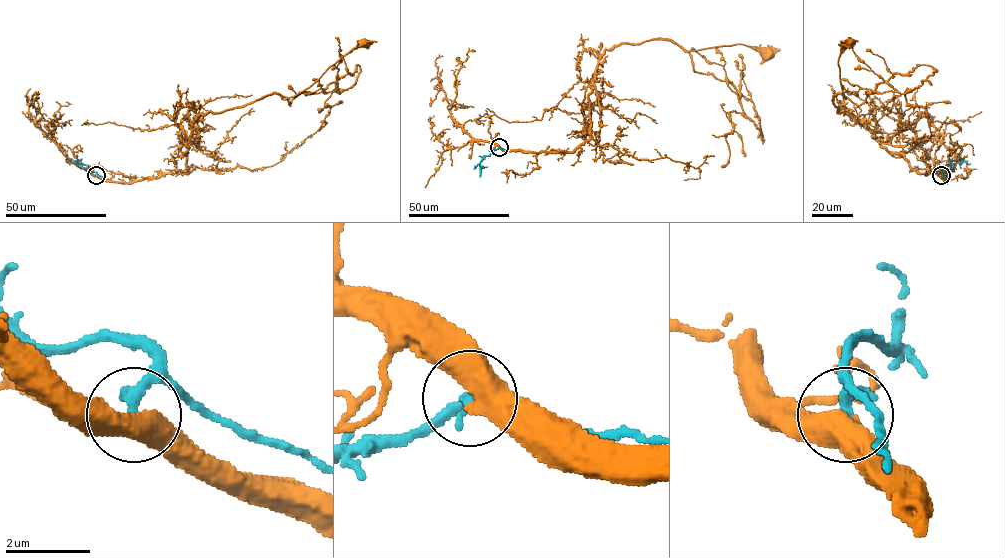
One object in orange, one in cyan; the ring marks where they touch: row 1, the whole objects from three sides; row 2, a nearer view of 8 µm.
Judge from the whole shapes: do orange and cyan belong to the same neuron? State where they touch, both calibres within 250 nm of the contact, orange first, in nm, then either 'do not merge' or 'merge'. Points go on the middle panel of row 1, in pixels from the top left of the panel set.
place (499, 147); calibres 420 and 280 nm; merge

